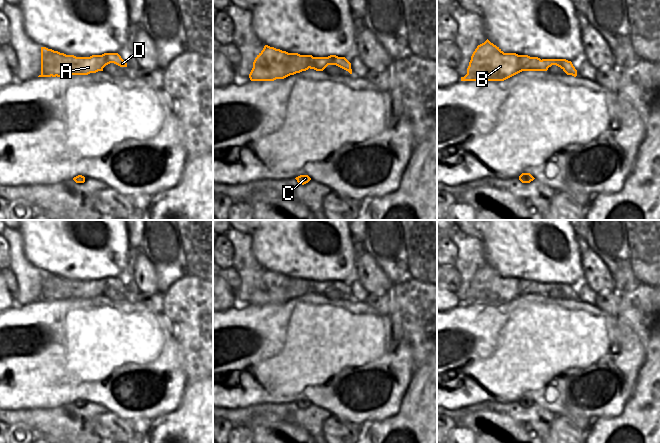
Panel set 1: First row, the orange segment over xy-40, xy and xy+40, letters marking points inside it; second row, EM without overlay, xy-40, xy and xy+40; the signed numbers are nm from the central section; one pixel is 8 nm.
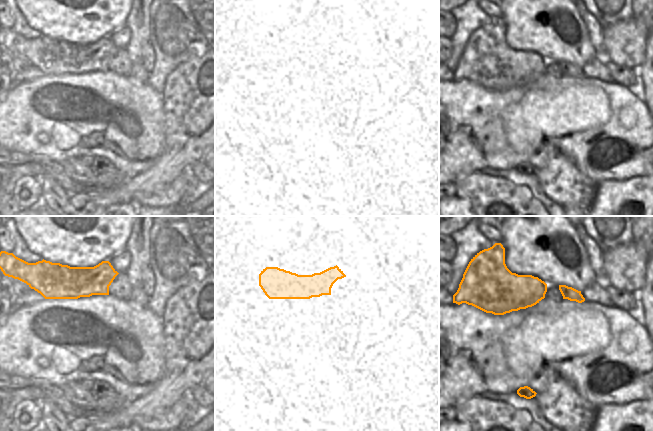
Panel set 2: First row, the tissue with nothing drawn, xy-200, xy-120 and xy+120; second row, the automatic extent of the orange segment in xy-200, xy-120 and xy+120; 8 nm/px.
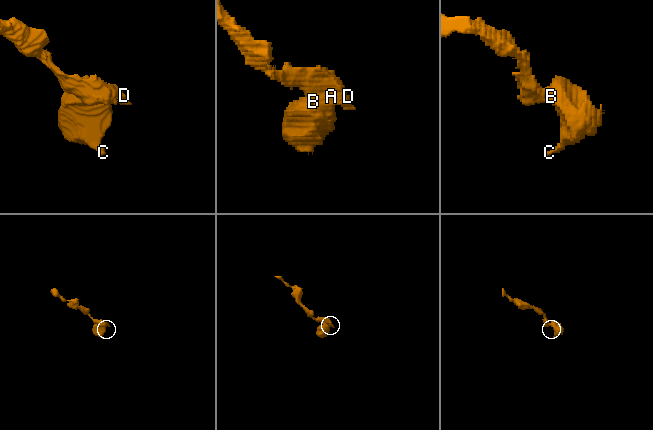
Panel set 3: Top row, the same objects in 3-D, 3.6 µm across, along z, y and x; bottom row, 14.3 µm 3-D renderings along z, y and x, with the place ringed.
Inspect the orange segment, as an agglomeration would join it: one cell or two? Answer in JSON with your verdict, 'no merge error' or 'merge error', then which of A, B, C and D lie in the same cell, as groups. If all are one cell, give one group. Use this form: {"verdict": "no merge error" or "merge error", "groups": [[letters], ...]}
{"verdict": "merge error", "groups": [["A", "D"], ["B", "C"]]}

